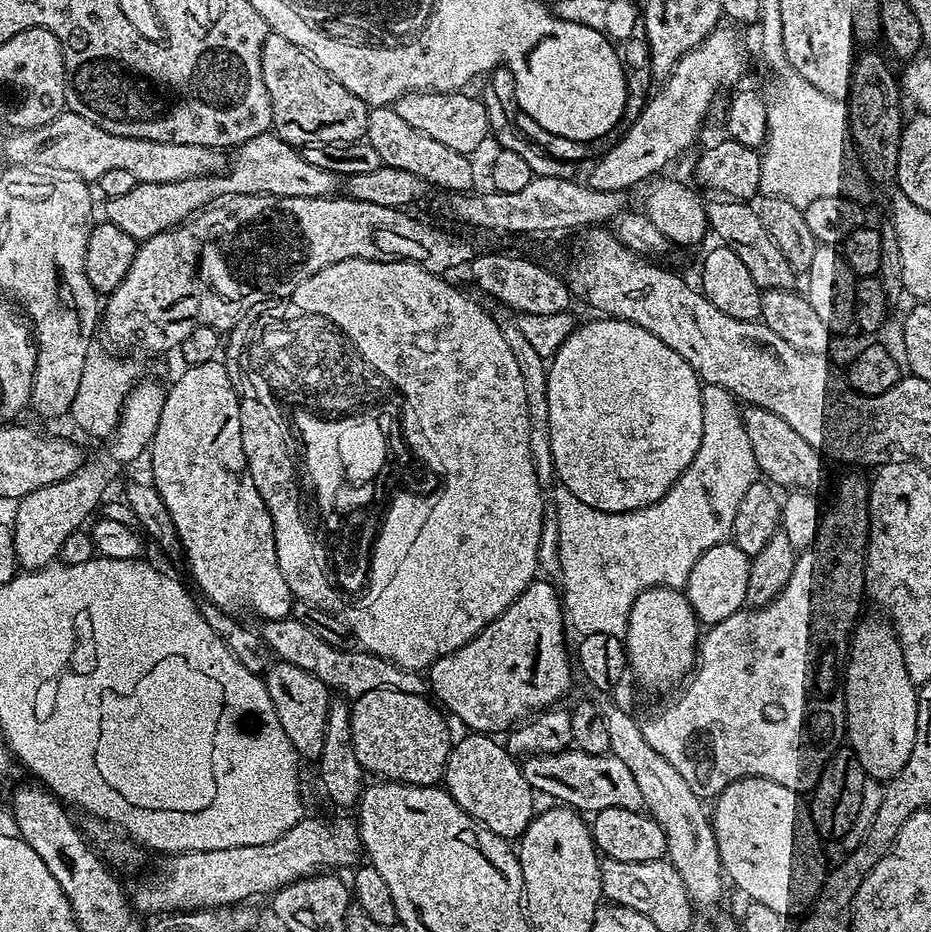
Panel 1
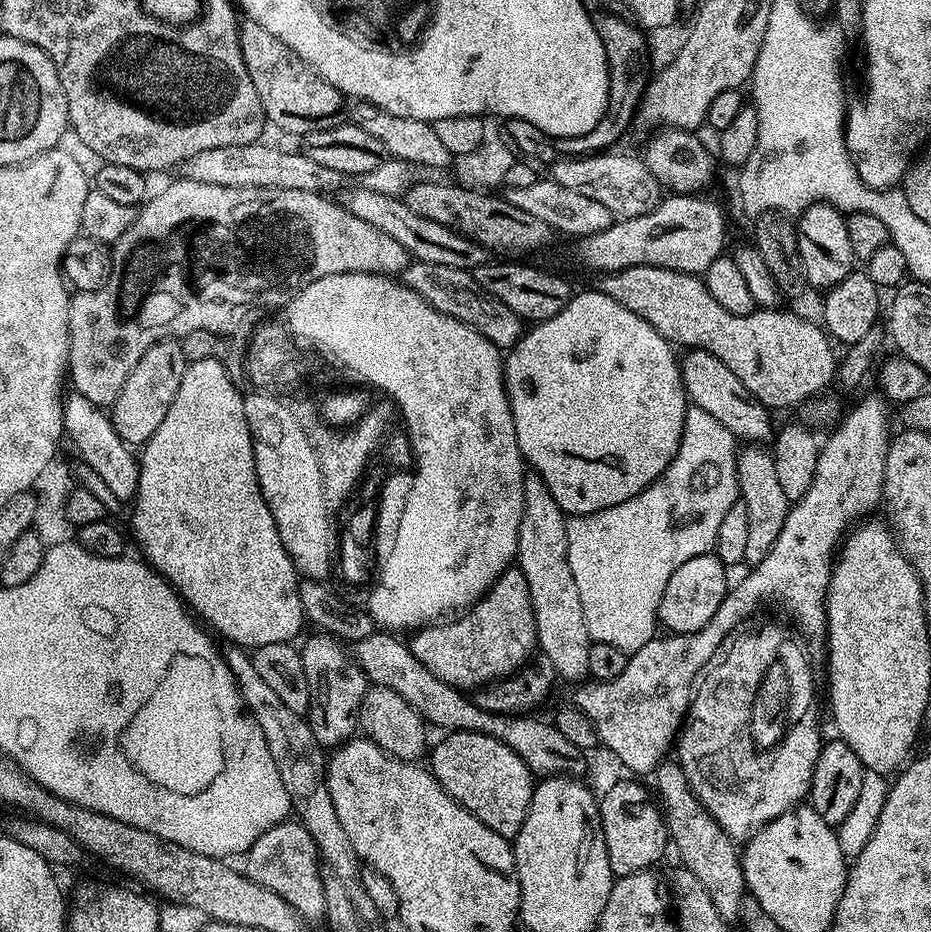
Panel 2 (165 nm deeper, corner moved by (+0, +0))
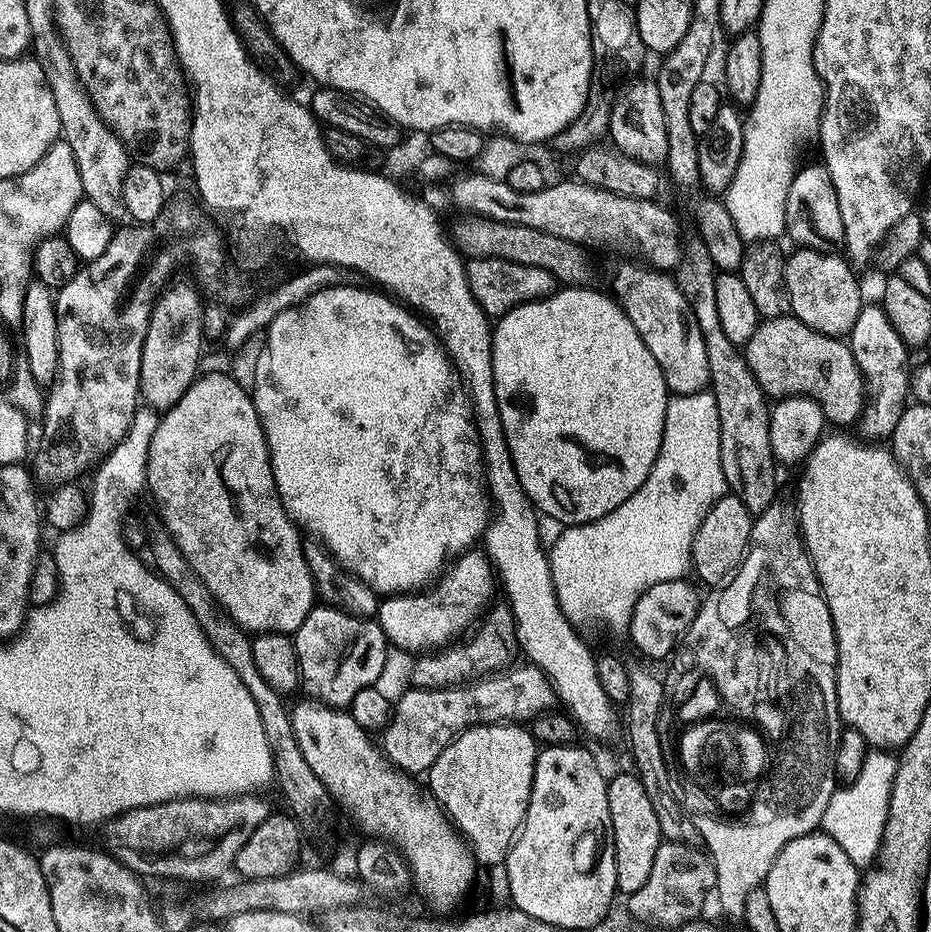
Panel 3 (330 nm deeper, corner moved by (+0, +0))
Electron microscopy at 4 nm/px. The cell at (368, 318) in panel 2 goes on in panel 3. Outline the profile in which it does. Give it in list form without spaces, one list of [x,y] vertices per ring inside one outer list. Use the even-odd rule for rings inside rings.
[[[342,286],[322,290],[306,302],[278,314],[266,329],[262,358],[258,358],[256,385],[251,388],[250,395],[266,438],[276,489],[293,524],[319,540],[341,568],[357,576],[377,594],[412,594],[431,585],[445,571],[450,558],[469,551],[475,545],[472,543],[475,540],[477,543],[488,531],[490,492],[486,487],[484,454],[476,441],[477,425],[470,415],[469,401],[456,396],[462,376],[452,356],[442,346],[441,337],[431,327],[428,329],[419,315],[413,314],[403,303],[395,304],[391,295],[385,295],[367,292],[364,286]]]

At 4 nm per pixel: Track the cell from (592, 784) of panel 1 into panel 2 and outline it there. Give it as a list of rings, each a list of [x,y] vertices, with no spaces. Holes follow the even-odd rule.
[[[388,630],[371,632],[366,638],[355,641],[350,651],[355,662],[366,674],[369,685],[394,690],[398,698],[406,698],[418,715],[423,716],[429,725],[444,728],[449,732],[481,732],[490,738],[498,738],[537,777],[575,776],[583,777],[586,772],[586,760],[581,749],[574,747],[566,737],[558,734],[555,723],[539,720],[536,714],[521,714],[518,716],[503,716],[497,712],[487,712],[478,707],[461,689],[451,688],[442,678],[434,678],[418,658],[414,658],[411,647],[399,640],[399,635]]]

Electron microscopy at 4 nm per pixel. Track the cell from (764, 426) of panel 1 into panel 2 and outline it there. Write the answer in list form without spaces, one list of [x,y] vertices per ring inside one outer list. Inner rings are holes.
[[[701,348],[685,351],[683,355],[684,390],[695,407],[706,410],[706,414],[718,418],[718,422],[722,422],[726,430],[736,435],[737,441],[768,442],[773,439],[774,424],[772,428],[771,422],[768,421],[769,409],[765,408],[762,402],[758,402],[758,398],[754,398],[750,390],[742,386],[742,382],[738,382],[738,378],[723,362],[718,362],[714,354]]]

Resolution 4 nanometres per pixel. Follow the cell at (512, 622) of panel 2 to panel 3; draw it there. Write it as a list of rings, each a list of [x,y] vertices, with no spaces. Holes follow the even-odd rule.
[[[469,550],[455,557],[451,567],[427,590],[419,594],[392,594],[381,599],[378,623],[393,649],[416,652],[412,654],[444,650],[459,641],[463,637],[460,635],[476,619],[479,621],[485,615],[486,609],[493,603],[495,592],[498,592],[498,573],[492,559],[483,550]]]

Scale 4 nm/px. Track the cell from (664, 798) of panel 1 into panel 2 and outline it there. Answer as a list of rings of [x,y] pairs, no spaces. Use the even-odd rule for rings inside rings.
[[[527,471],[523,480],[523,510],[519,520],[516,564],[524,573],[530,589],[541,655],[553,663],[559,679],[580,682],[589,675],[589,648],[592,641],[586,629],[578,586],[569,566],[567,521],[566,514],[554,501],[541,476]]]

